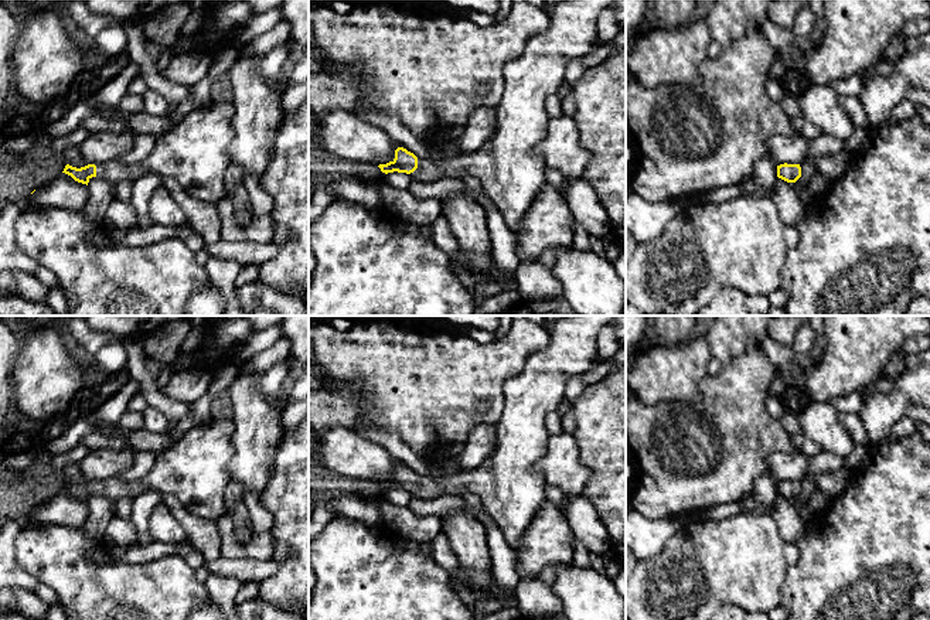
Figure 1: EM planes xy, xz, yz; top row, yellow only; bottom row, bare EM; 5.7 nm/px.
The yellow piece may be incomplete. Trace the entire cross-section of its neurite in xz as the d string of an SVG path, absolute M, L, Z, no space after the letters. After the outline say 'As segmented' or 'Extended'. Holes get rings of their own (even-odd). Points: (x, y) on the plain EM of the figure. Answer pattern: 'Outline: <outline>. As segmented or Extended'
Outline: M566 316L551 330L549 344L532 354L524 368L503 385L504 409L495 423L497 446L477 469L460 471L437 480L419 476L403 464L395 467L395 476L379 481L382 490L406 490L413 497L432 501L442 495L474 493L480 497L486 514L503 531L505 541L514 549L521 548L522 536L545 501L545 478L534 470L546 453L549 433L545 427L548 413L558 411L565 399L565 388L575 375L587 372L597 352L597 335L603 326L616 316Z. Extended

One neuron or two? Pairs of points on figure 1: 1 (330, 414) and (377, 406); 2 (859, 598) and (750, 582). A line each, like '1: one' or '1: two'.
1: one
2: two

